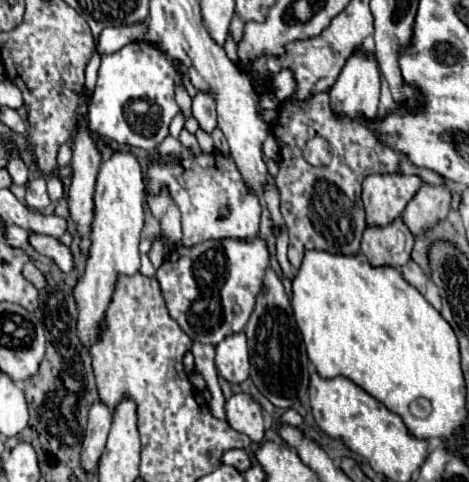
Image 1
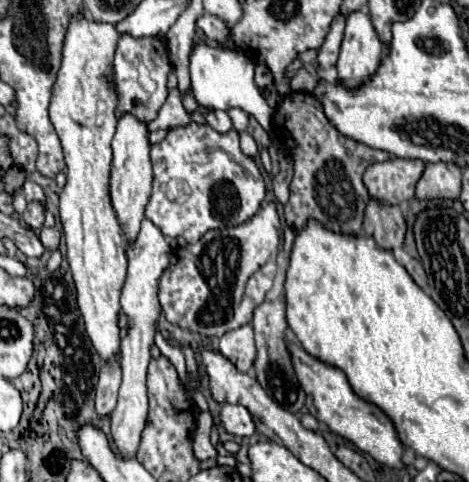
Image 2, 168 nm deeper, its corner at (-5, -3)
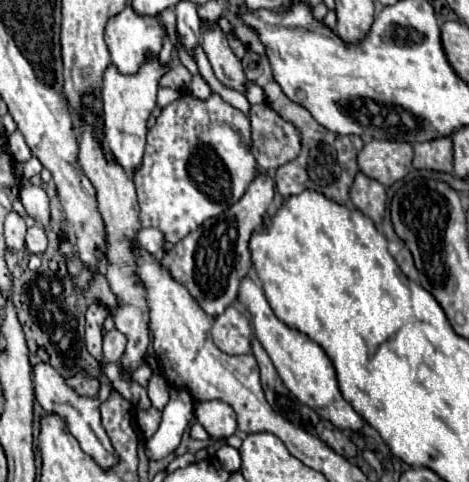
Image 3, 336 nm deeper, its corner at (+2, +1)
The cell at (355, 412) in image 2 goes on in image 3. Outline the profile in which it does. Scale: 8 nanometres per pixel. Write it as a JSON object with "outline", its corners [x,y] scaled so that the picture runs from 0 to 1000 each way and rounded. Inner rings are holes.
{"outline":[[[522,577],[514,585],[505,627],[518,631],[531,643],[535,672],[544,676],[544,693],[548,693],[552,710],[565,722],[565,730],[574,734],[574,743],[582,747],[582,759],[591,763],[599,788],[620,809],[620,817],[629,817],[633,830],[642,838],[659,842],[659,846],[663,842],[684,842],[684,846],[676,846],[676,859],[689,871],[701,871],[710,884],[719,884],[727,892],[731,888],[744,888],[753,896],[765,896],[778,884],[778,871],[727,822],[714,763],[710,763],[706,747],[697,743],[697,734],[689,730],[689,722],[680,714],[663,710],[655,697],[646,697],[646,693],[612,680],[599,664],[591,664],[591,656],[582,651],[569,618],[561,610],[561,598],[548,593],[539,585],[539,577]]]}

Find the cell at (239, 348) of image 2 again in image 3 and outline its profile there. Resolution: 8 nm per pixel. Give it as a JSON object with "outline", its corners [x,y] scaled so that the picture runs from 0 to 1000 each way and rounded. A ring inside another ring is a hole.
{"outline":[[[497,635],[484,639],[471,656],[454,668],[454,710],[467,726],[493,739],[531,734],[531,693],[535,693],[535,668]]]}

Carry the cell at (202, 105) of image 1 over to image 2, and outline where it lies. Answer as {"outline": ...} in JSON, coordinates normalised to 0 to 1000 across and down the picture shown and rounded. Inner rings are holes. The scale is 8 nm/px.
{"outline":[[[414,91],[405,108],[405,166],[409,166],[409,191],[426,220],[439,220],[452,228],[456,224],[486,228],[495,220],[516,224],[533,241],[542,241],[563,270],[576,270],[576,249],[584,228],[567,216],[550,178],[542,174],[542,129],[525,120],[512,104],[478,108],[443,91]]]}

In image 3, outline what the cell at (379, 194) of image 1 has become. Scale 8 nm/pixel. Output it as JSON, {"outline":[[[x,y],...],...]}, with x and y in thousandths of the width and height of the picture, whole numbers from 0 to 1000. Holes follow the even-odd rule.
{"outline":[[[791,290],[765,315],[761,332],[765,332],[765,353],[783,369],[804,373],[817,386],[834,386],[872,361],[881,307],[864,295]]]}

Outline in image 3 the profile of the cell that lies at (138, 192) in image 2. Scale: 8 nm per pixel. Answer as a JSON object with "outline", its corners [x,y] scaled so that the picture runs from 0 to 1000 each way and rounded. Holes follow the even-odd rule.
{"outline":[[[335,120],[313,124],[301,137],[292,158],[254,154],[241,133],[224,145],[220,158],[220,220],[224,220],[224,286],[220,286],[220,320],[232,336],[254,340],[275,369],[284,369],[288,353],[305,336],[309,315],[309,282],[313,282],[313,245],[322,241],[335,216],[335,183],[339,162],[356,149],[356,137],[343,137]]]}

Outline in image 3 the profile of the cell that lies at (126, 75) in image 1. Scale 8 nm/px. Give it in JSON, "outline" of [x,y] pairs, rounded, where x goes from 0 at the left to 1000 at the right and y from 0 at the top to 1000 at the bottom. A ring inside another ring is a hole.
{"outline":[[[267,17],[245,37],[237,37],[228,50],[228,62],[224,62],[224,87],[237,108],[237,129],[249,137],[249,145],[258,154],[292,154],[296,141],[318,120],[339,116],[339,108],[348,100],[348,75],[352,75],[348,50],[335,37],[318,37],[318,33],[301,37],[279,17]]]}

